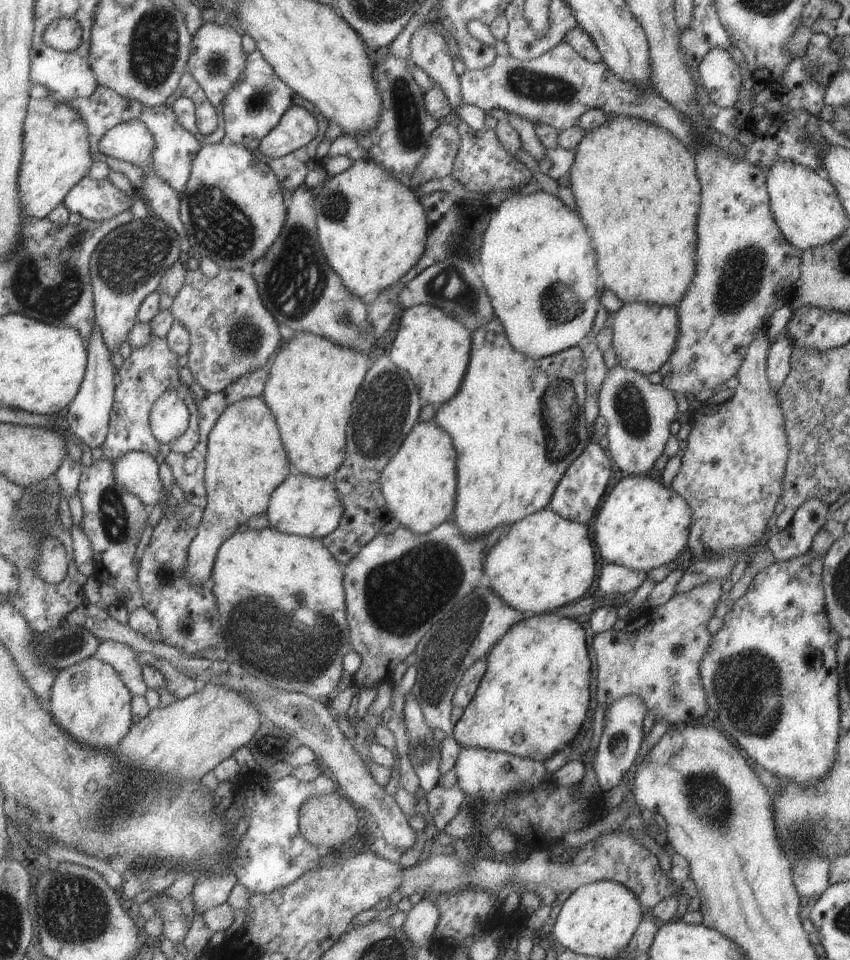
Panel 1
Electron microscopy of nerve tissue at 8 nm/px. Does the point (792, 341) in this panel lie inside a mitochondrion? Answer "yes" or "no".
no

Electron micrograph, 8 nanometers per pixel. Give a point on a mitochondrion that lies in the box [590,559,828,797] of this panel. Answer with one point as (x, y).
(747, 684)

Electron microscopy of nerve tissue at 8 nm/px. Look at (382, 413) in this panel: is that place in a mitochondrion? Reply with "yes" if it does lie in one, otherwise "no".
yes

